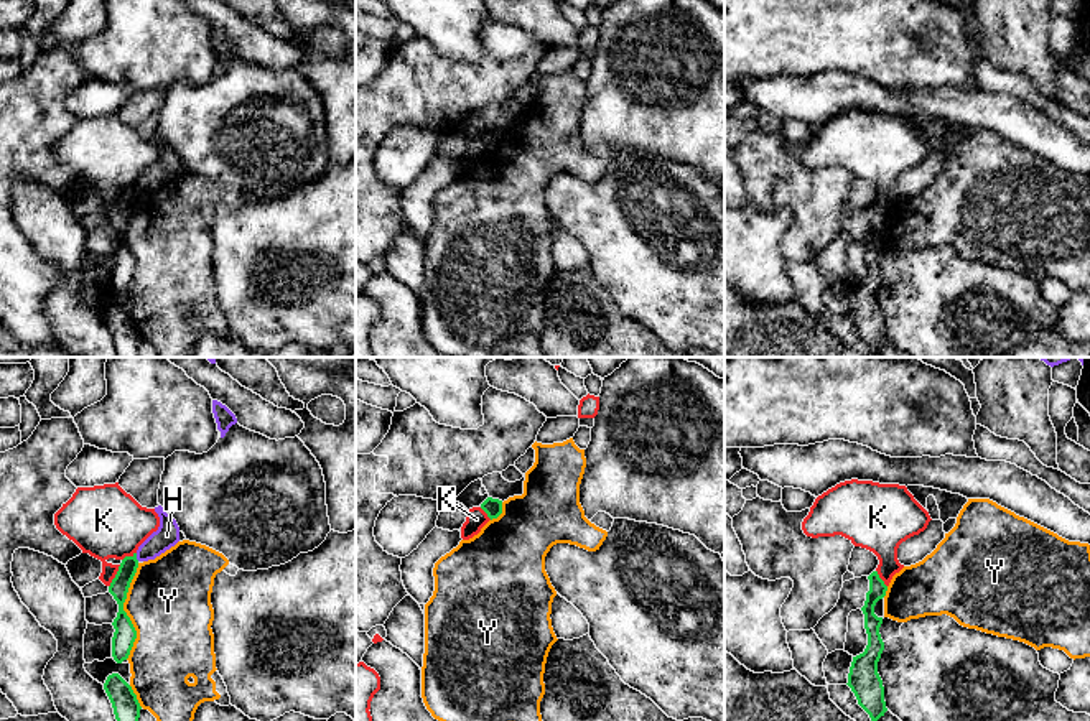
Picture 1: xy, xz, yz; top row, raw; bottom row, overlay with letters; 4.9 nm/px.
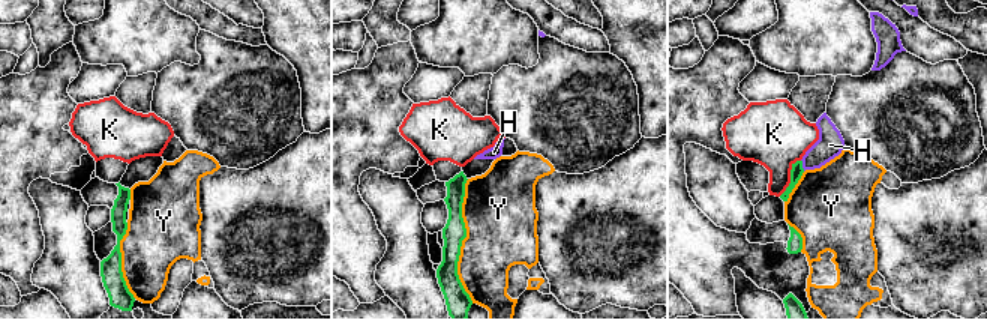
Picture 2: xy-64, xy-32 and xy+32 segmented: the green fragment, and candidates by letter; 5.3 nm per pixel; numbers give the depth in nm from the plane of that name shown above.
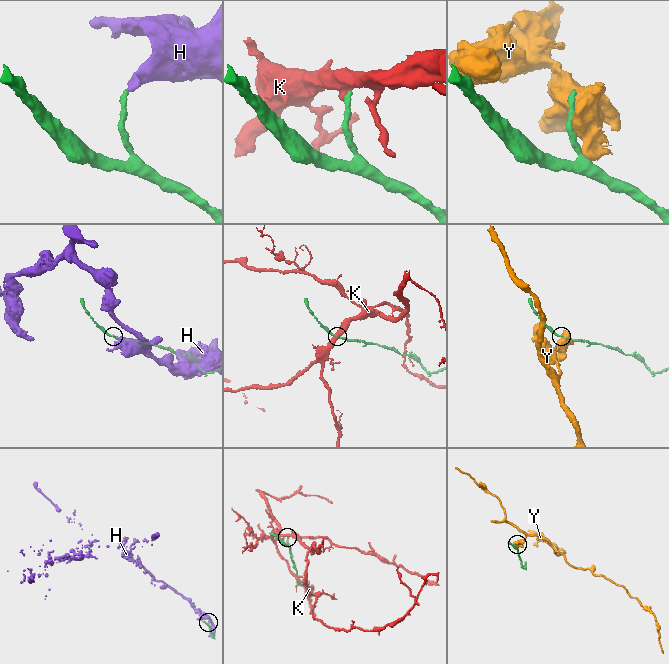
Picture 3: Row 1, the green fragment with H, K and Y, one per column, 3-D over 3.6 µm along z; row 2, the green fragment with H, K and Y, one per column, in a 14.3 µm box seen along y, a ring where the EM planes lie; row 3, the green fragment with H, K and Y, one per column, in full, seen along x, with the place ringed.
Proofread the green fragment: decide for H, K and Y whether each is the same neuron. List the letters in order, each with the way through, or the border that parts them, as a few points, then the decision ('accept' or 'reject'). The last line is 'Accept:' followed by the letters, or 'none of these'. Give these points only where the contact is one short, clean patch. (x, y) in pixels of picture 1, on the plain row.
H: border xy (135, 185), (139, 191); reject
K: border xy (121, 196), (109, 218); reject
Y: reject
Accept: none of these

